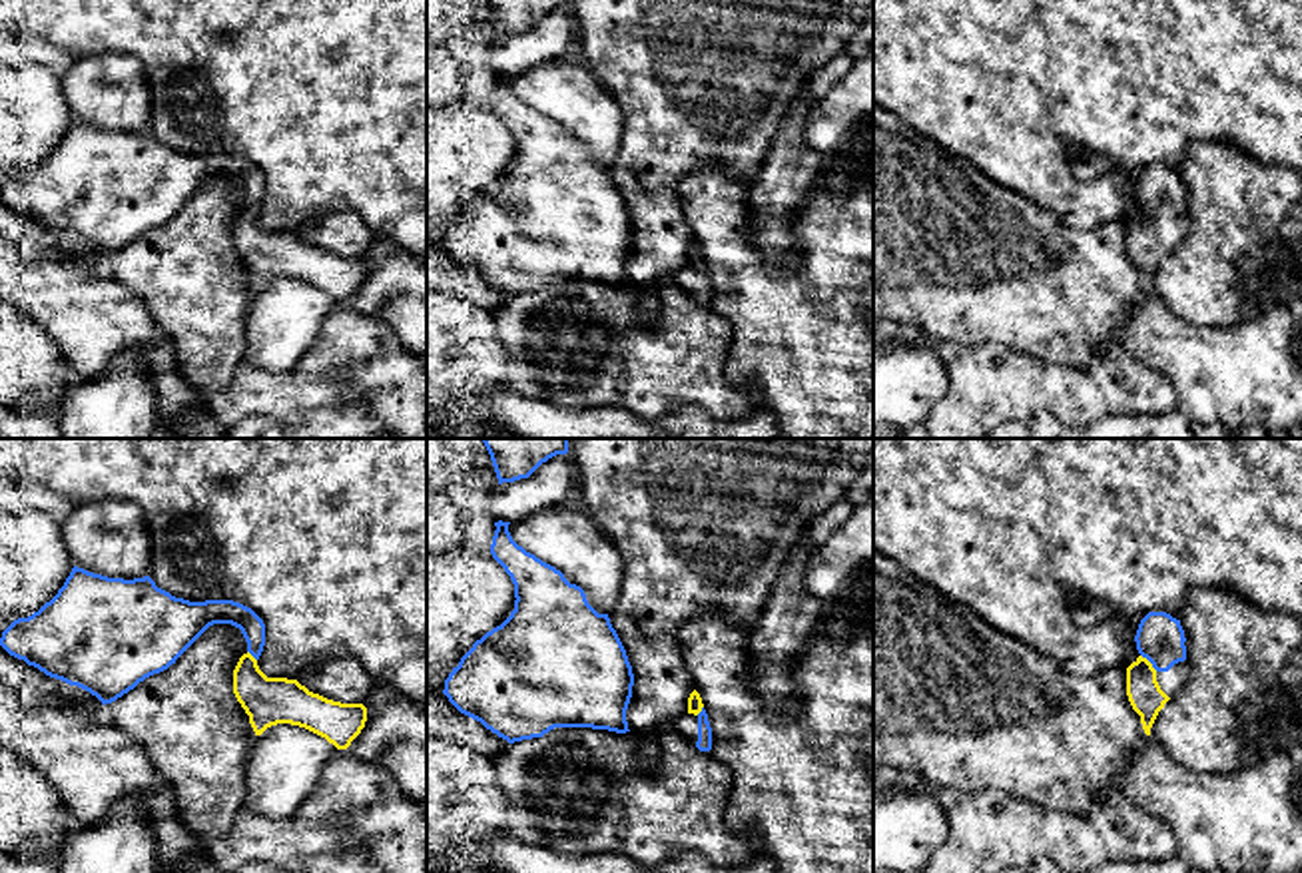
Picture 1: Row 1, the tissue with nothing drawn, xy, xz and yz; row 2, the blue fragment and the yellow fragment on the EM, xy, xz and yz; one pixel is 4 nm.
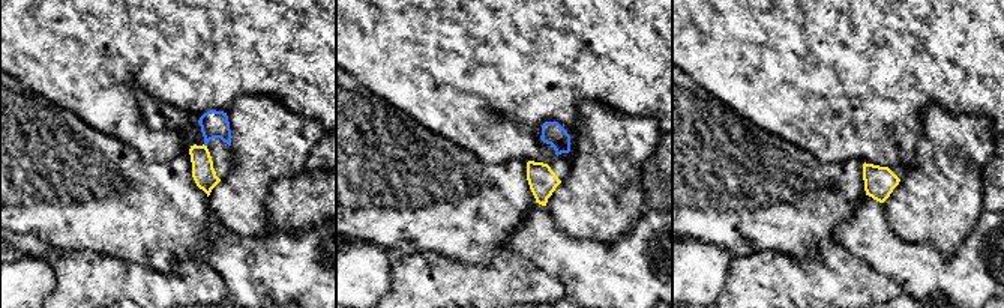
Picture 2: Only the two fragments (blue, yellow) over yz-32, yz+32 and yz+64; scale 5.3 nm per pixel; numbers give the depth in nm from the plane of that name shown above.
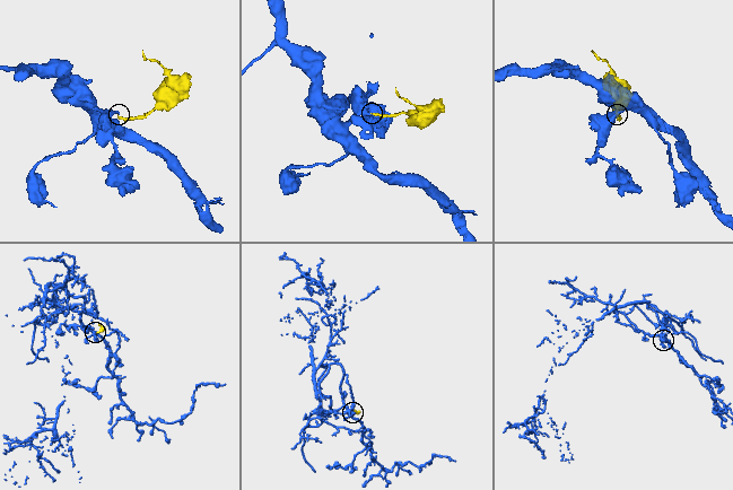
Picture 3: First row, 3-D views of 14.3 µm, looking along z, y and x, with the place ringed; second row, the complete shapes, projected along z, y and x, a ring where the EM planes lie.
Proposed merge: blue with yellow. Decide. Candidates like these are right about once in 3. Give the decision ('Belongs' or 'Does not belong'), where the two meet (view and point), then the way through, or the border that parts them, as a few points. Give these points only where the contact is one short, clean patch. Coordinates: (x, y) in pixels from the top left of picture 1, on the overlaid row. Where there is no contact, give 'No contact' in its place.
Belongs. Touches blue at yz (1149, 660). Path across: yz (1159, 638), (1159, 650), (1149, 660), (1147, 698)

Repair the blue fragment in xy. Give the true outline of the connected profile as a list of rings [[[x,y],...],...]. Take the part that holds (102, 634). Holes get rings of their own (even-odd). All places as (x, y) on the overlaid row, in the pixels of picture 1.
[[[74,566],[50,602],[2,632],[0,646],[106,706],[175,664],[213,624],[239,628],[247,642],[233,670],[233,694],[255,735],[291,724],[347,749],[361,733],[363,704],[333,702],[297,680],[267,678],[259,670],[265,624],[251,608],[233,600],[175,598],[150,576],[108,578]]]

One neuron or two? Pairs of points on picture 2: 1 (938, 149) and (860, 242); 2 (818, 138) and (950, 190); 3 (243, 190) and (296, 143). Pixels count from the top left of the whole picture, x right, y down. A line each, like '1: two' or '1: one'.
1: two
2: two
3: one

